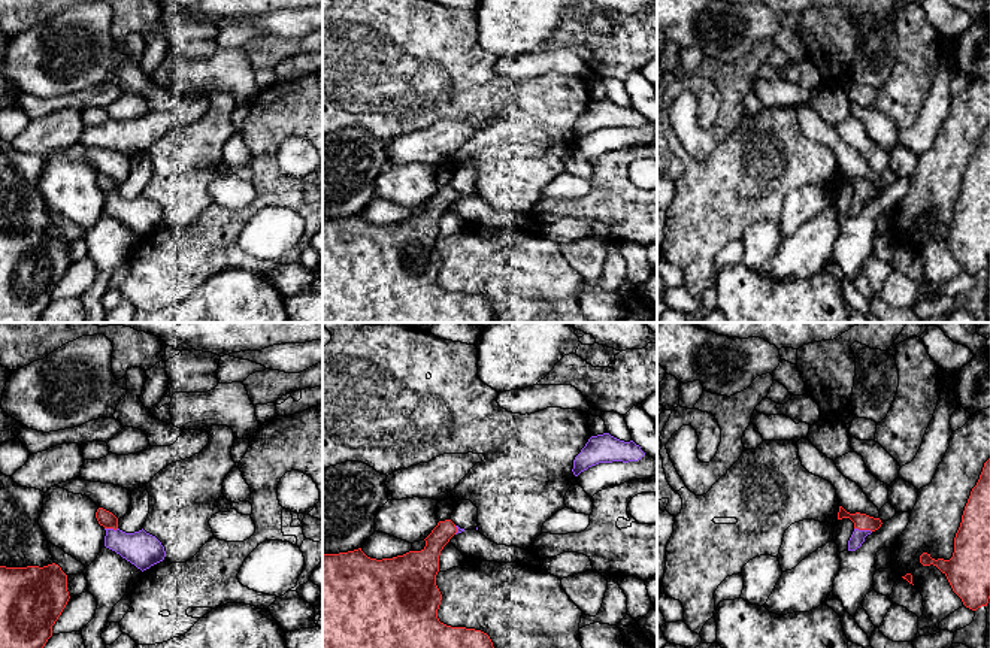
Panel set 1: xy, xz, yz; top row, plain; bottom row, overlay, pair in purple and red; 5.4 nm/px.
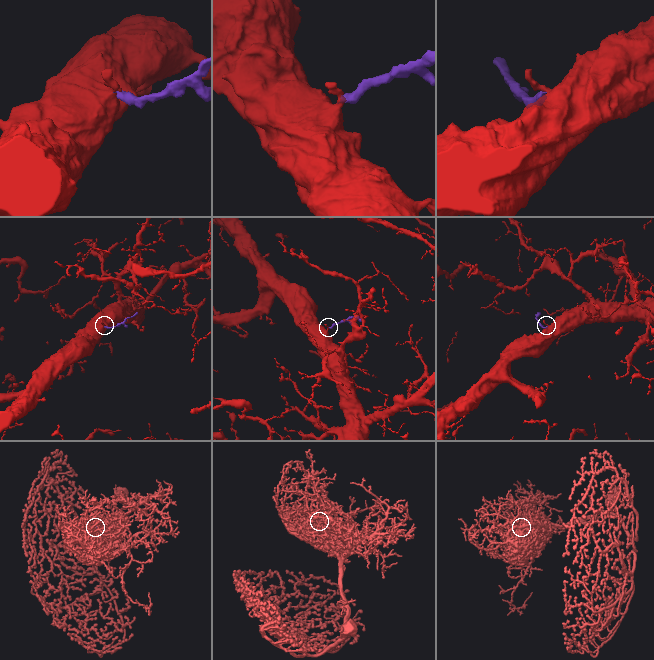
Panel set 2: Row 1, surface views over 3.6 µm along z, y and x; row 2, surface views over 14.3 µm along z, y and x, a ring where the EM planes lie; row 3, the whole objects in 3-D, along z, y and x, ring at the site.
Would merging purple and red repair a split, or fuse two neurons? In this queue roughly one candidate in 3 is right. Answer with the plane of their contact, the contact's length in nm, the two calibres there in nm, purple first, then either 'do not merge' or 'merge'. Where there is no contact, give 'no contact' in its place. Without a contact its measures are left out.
meets purple in yz; contact 100 nm long; 80 nm thick on the purple side, 90 nm on the other; merge

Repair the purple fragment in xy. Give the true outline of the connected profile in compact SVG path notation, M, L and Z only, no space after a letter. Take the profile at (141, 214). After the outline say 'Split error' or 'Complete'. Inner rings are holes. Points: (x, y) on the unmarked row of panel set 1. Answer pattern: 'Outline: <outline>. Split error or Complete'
Outline: M103 173L97 175L96 184L106 196L105 212L142 237L164 225L166 216L161 208L143 194L134 199L119 196L118 184Z. Split error

